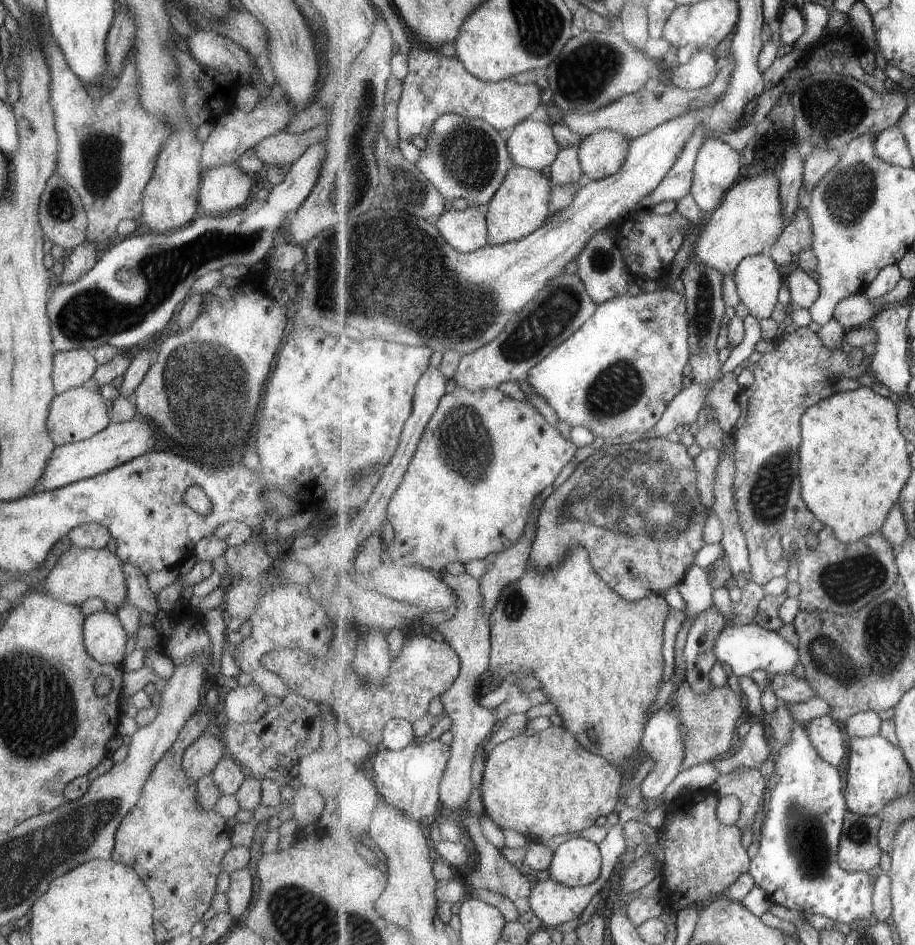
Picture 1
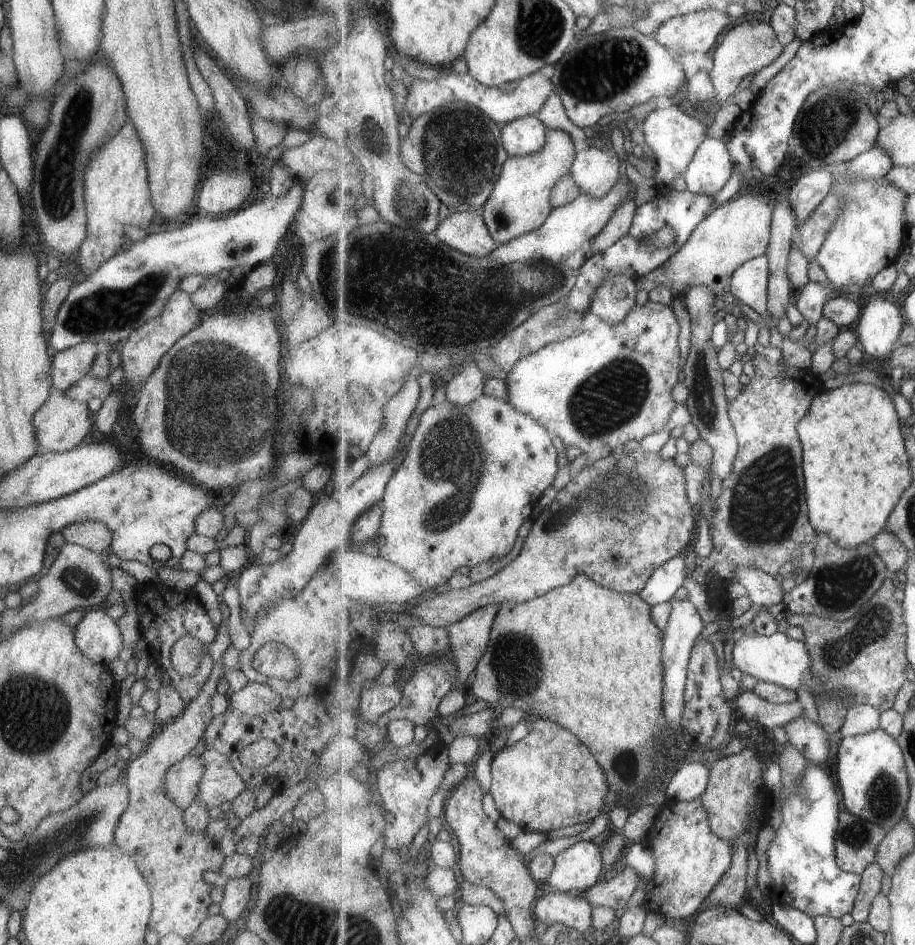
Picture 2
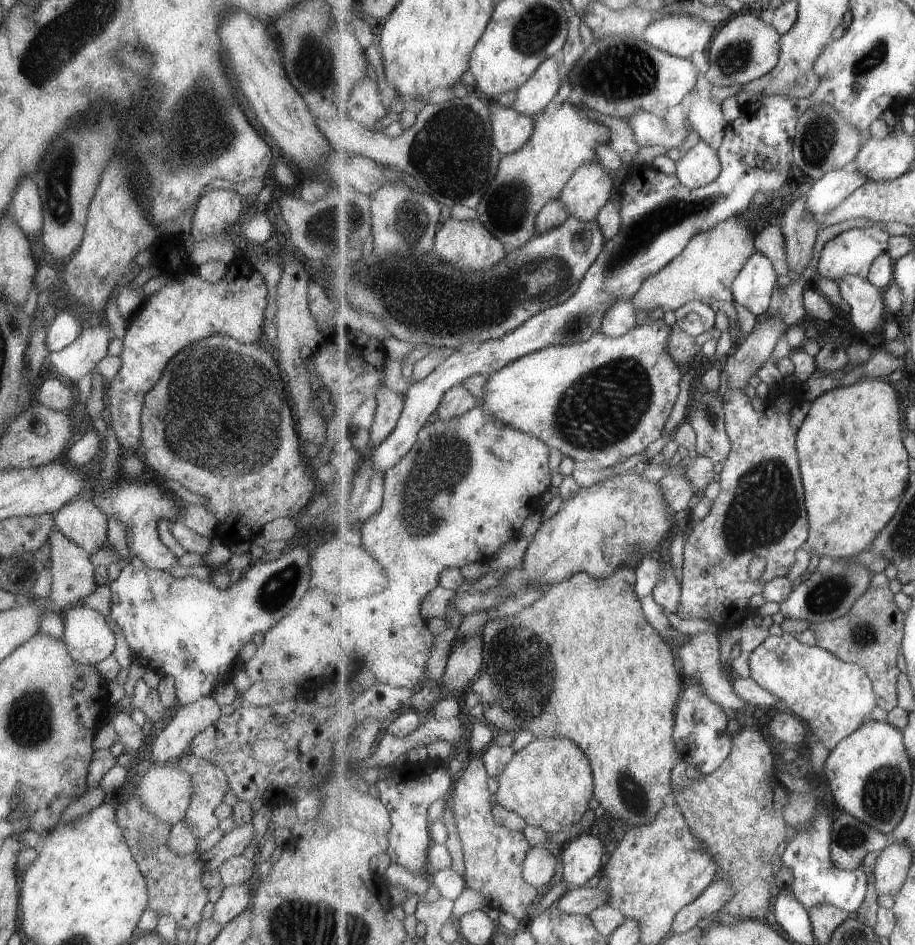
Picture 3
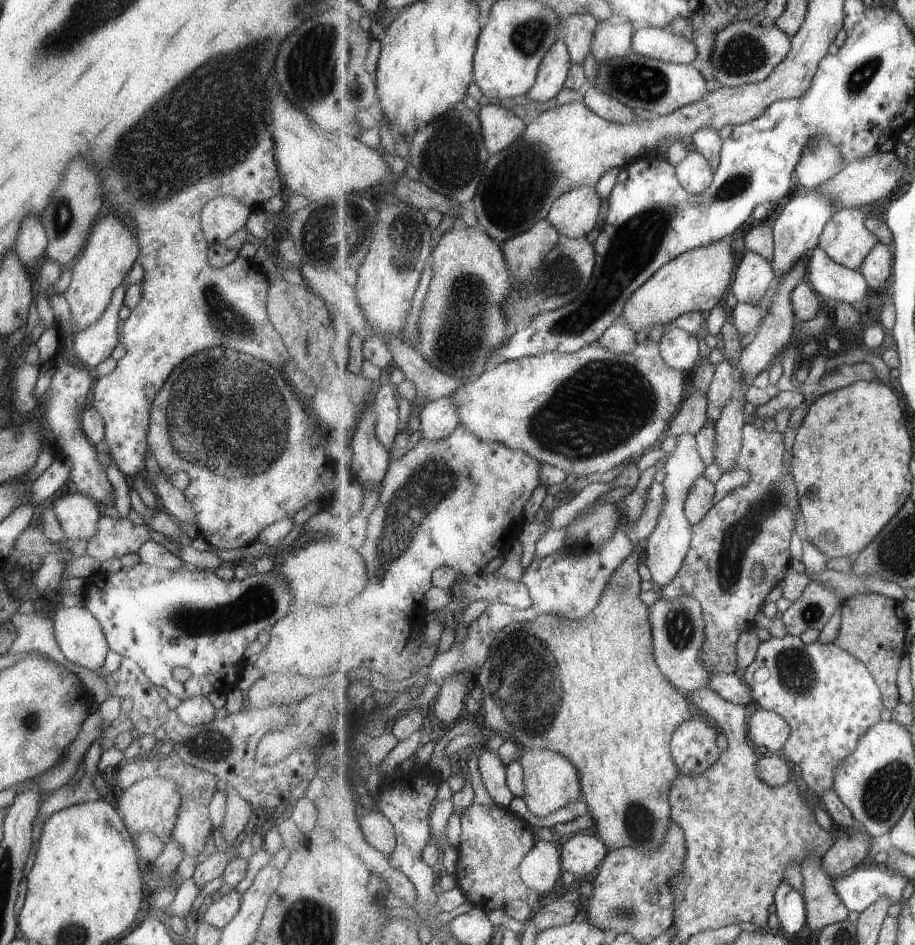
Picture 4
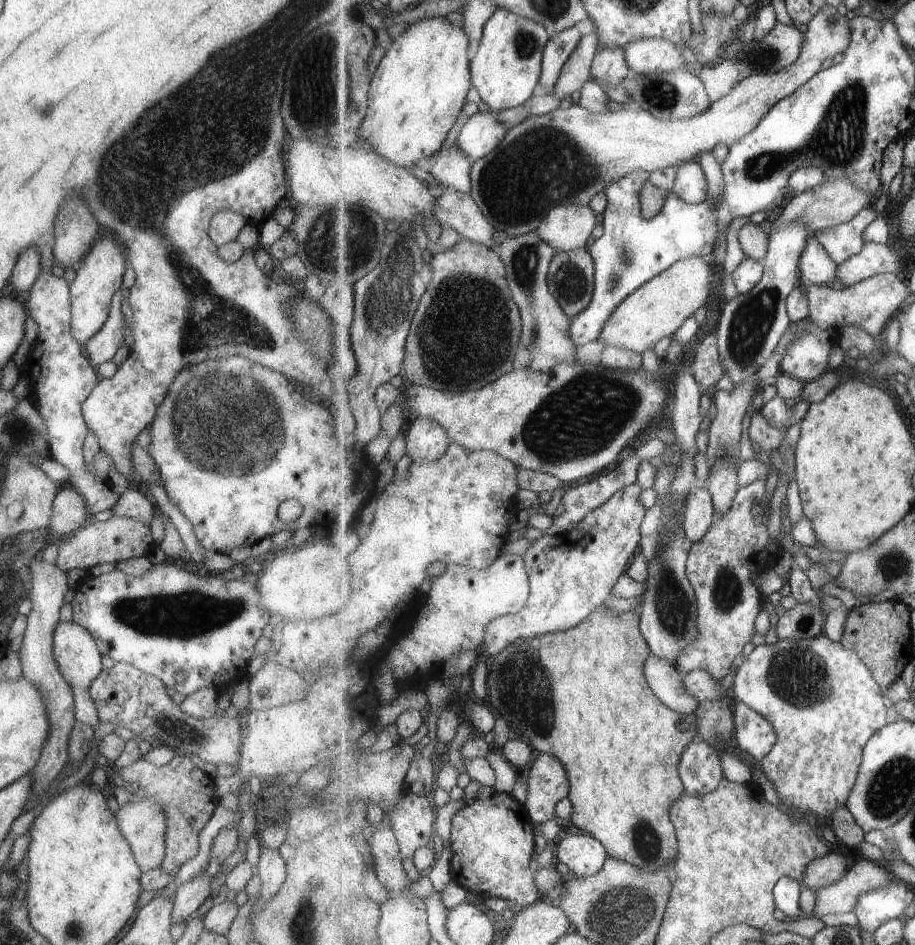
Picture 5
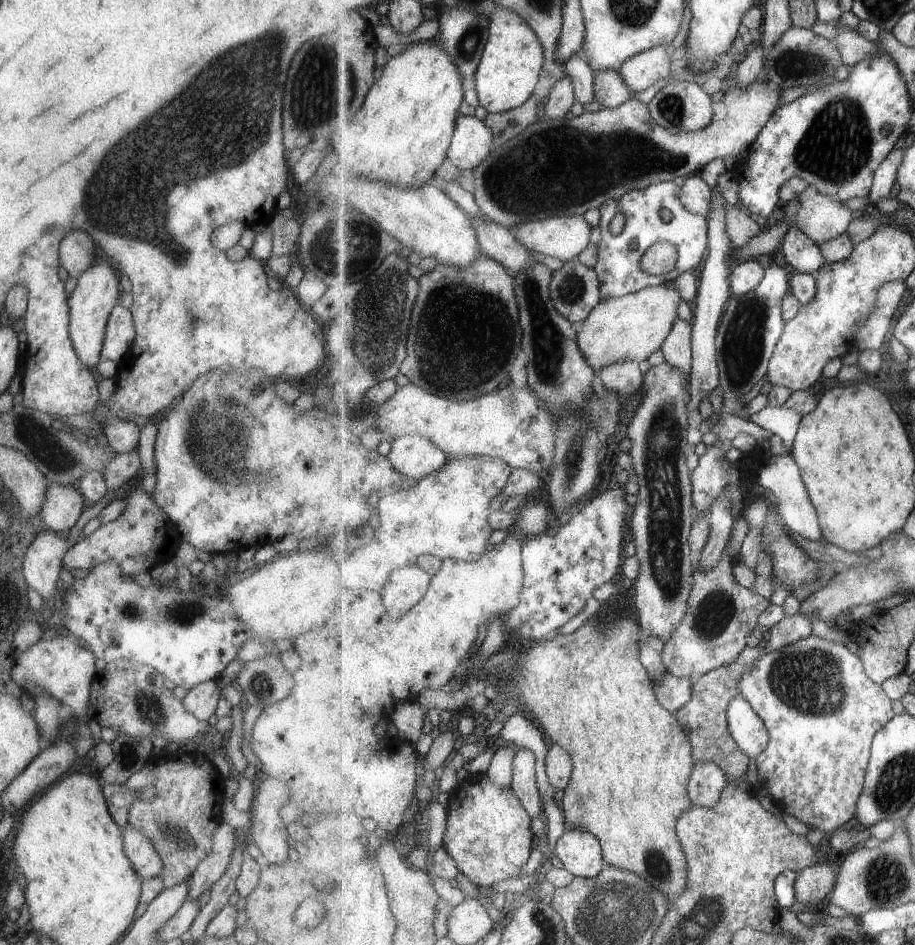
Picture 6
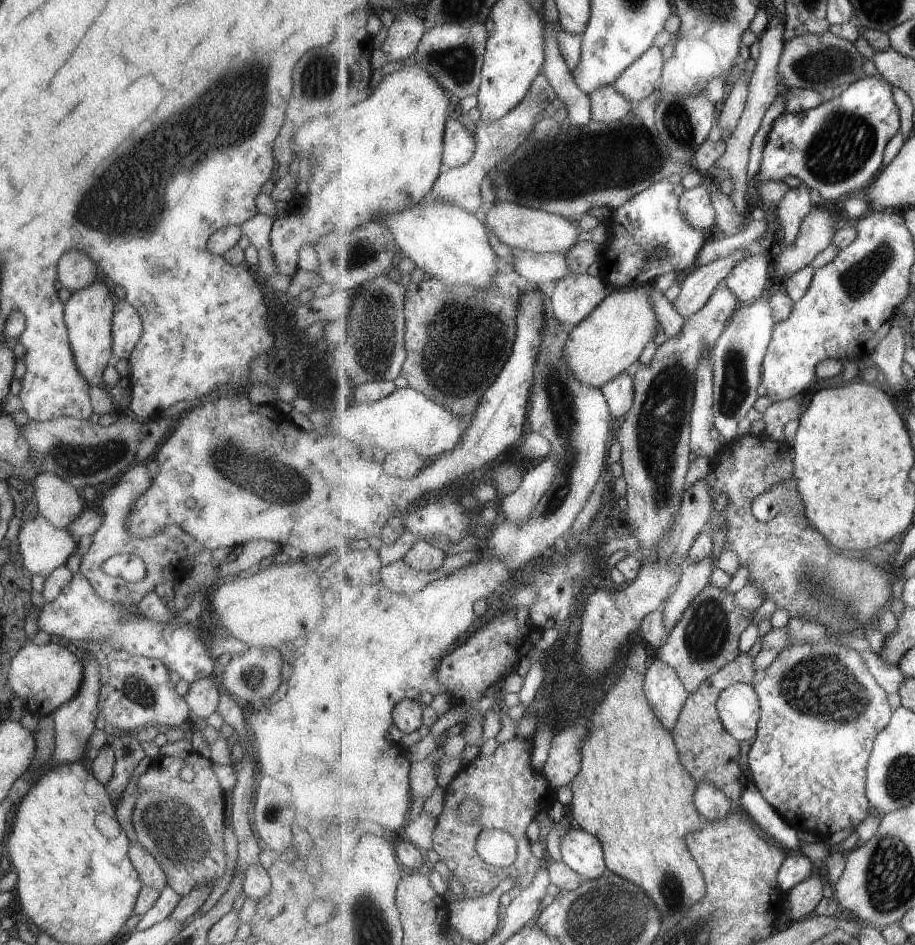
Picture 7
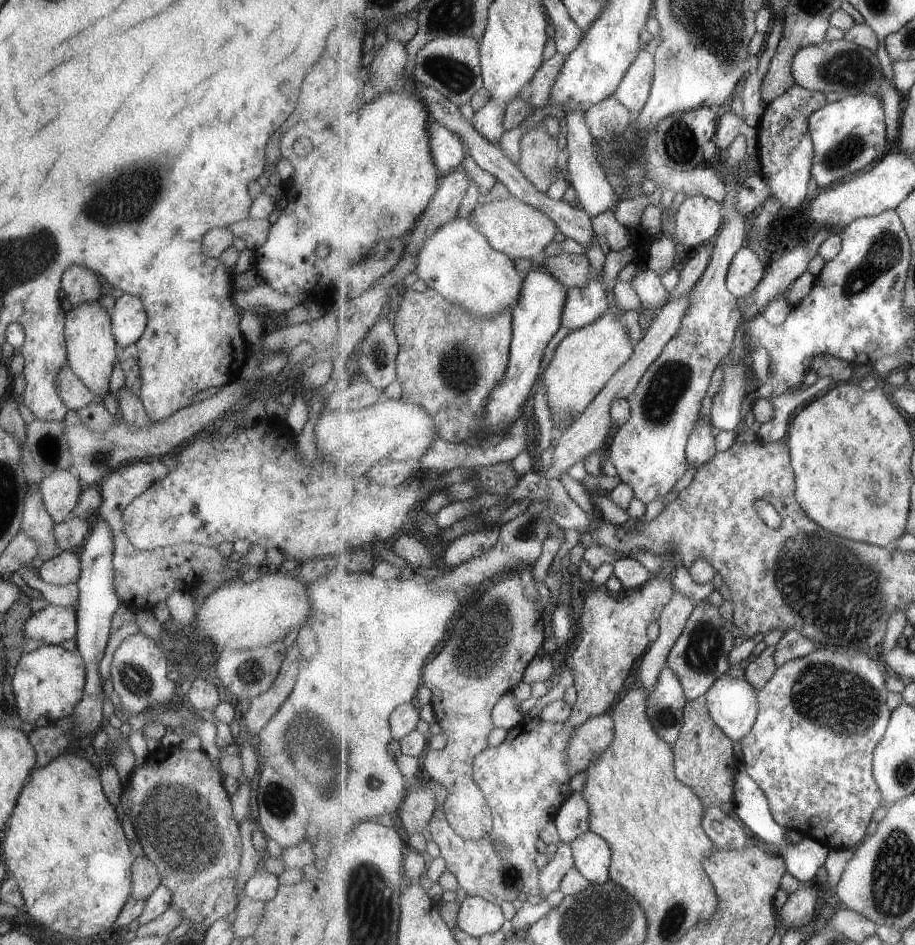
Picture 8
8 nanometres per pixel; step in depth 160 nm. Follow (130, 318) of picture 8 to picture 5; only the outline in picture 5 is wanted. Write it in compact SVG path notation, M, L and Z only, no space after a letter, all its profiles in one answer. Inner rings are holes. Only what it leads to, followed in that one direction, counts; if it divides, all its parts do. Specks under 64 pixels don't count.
M121 290L115 291L110 300L107 320L102 327L89 339L81 349L93 366L110 361L113 354L124 346L123 340L127 333L127 324L121 313Z

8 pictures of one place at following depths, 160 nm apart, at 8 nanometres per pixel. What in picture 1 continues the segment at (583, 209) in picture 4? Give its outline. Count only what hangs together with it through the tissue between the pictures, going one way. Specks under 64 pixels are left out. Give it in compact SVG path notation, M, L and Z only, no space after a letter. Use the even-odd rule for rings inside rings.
M610 129L582 139L579 160L585 181L604 180L619 172L627 160L632 142L626 135Z

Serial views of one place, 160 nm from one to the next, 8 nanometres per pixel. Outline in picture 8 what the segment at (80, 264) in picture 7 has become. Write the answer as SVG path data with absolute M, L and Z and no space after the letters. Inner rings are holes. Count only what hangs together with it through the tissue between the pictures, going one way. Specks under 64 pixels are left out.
M79 265L67 268L63 272L60 288L73 307L99 299L99 282L96 274Z

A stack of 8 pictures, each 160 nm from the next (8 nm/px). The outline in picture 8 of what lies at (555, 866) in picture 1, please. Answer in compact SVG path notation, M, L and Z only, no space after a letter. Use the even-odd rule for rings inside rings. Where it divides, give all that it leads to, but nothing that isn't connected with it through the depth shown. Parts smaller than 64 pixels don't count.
M591 830L571 841L576 867L592 883L605 884L610 879L612 848L600 834Z

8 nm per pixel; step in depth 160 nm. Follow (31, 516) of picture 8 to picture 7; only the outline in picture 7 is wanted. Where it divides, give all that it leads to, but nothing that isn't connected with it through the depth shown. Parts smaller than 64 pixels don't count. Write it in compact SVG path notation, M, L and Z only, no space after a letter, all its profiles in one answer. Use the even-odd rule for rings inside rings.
M37 514L25 519L18 531L18 552L23 559L22 567L31 575L47 578L48 574L58 566L65 564L67 558L76 550L77 541L65 529L55 528L43 516Z

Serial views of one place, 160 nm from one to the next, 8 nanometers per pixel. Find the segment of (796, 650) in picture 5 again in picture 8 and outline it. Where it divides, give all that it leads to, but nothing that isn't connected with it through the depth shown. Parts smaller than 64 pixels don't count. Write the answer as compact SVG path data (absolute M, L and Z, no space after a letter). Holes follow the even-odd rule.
M819 646L811 654L803 658L793 659L776 670L775 676L758 692L760 709L758 719L753 728L740 740L744 764L749 774L759 783L759 786L769 796L771 812L777 824L787 830L801 831L806 837L813 837L819 842L829 845L830 849L854 849L863 843L873 830L873 814L879 806L885 804L884 794L877 784L874 772L874 752L876 746L884 738L888 730L892 711L887 706L888 672L883 672L876 660L871 660L865 652L841 650L840 648L822 648Z

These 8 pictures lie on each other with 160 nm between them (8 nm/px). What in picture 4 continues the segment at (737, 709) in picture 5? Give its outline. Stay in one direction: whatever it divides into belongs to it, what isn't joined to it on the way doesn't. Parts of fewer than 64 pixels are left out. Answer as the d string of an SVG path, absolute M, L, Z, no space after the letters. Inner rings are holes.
M760 707L749 715L748 727L749 740L773 752L783 748L792 731L784 716Z

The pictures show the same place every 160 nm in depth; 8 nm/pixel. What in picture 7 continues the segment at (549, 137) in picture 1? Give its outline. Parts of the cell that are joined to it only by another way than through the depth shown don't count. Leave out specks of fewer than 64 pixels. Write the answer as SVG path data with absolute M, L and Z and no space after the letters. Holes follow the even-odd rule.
M460 119L446 124L443 164L449 168L467 164L476 151L476 135L471 134Z

